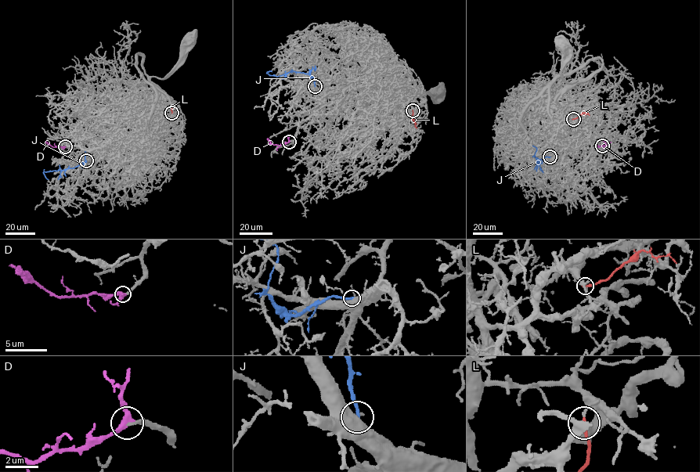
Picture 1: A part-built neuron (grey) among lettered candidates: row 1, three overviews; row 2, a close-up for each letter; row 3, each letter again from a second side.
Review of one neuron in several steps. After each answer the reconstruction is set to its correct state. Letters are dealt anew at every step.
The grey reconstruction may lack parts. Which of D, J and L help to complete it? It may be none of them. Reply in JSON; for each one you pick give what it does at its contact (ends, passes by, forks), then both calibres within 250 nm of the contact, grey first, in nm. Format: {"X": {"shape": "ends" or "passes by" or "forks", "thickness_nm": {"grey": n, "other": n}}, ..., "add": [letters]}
{"D": {"shape": "passes by", "thickness_nm": {"grey": 200, "other": 340}}, "add": ["D"]}

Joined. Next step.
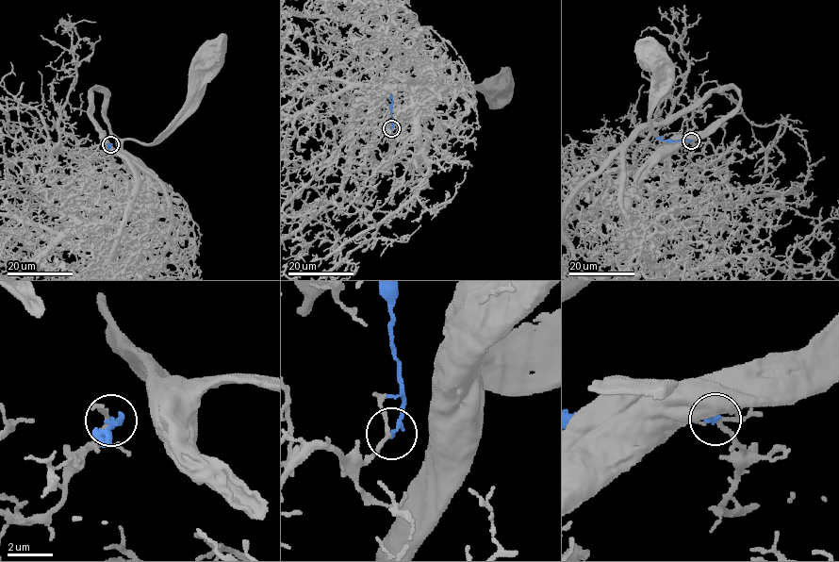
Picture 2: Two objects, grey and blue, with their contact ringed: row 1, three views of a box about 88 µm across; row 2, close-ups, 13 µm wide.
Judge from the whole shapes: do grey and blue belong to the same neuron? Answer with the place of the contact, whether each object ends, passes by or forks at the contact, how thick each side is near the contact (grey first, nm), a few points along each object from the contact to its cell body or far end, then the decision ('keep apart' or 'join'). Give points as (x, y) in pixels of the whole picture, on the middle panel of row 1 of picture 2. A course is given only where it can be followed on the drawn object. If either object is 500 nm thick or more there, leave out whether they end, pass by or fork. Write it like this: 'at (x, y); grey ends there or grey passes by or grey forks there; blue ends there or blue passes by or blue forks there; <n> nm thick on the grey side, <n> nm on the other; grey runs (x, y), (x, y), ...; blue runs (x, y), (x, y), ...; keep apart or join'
at (391, 128); grey passes by; blue ends there; 160 nm thick on the grey side, 200 nm on the other; grey runs (392, 128), (380, 131), (370, 145), (364, 119), (352, 119), (372, 98), (411, 86), (429, 72); blue runs (391, 128), (390, 100); keep apart

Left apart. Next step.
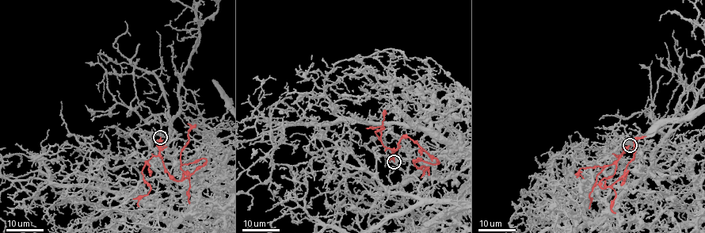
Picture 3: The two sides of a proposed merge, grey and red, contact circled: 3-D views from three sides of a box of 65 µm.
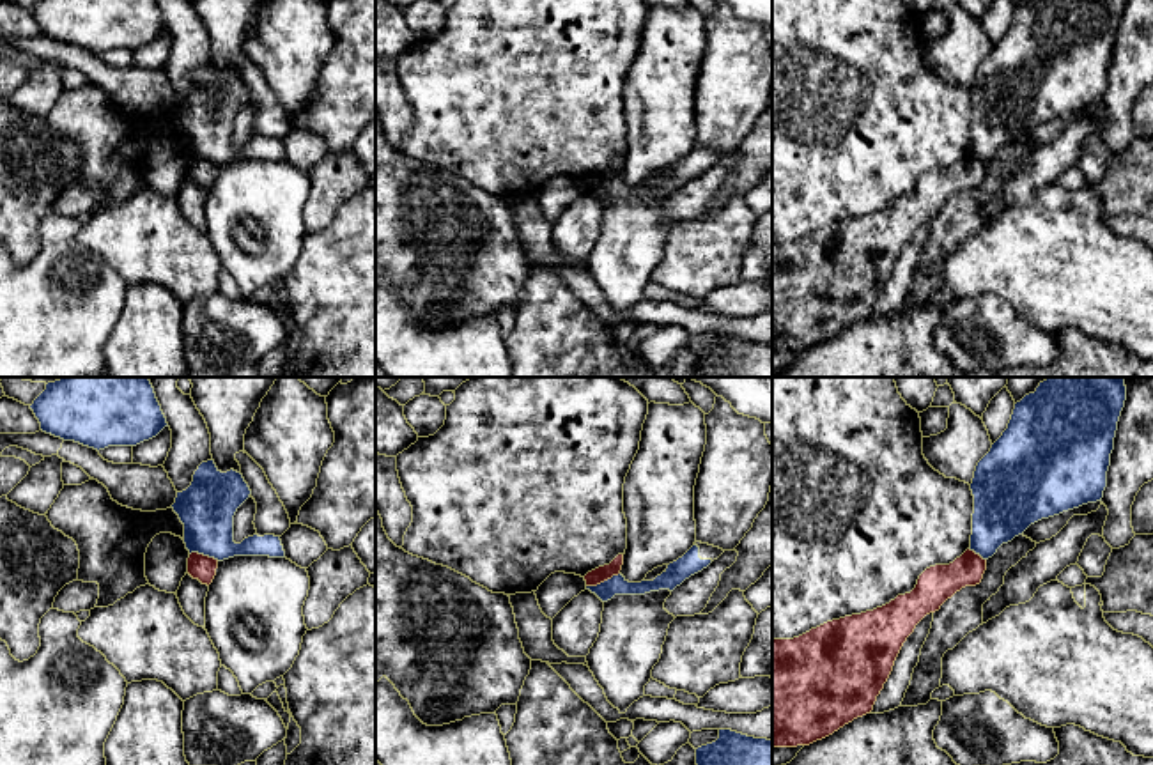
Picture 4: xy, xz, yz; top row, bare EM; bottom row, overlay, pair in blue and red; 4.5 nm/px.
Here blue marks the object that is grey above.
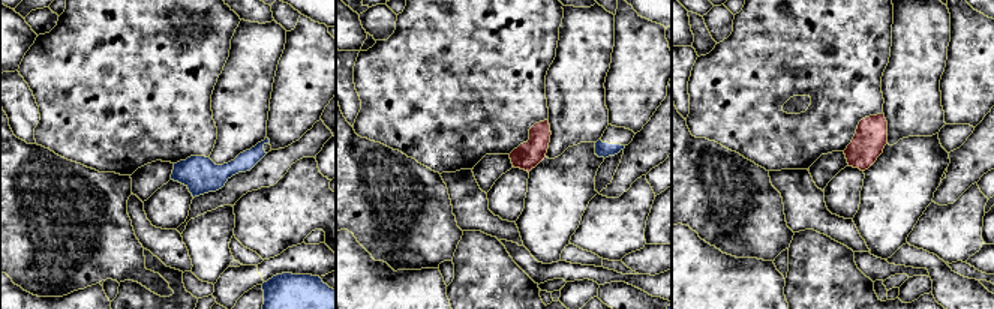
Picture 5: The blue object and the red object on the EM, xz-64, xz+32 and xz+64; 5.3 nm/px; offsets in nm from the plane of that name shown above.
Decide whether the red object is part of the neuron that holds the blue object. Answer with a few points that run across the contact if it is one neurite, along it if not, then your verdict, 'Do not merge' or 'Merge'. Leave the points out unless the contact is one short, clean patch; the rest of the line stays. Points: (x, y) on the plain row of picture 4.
Line: xz (619, 176), (587, 190). Do not merge

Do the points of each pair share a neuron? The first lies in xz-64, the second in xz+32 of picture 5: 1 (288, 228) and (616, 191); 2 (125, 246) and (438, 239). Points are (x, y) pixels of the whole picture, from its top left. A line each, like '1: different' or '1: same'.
1: different
2: same

